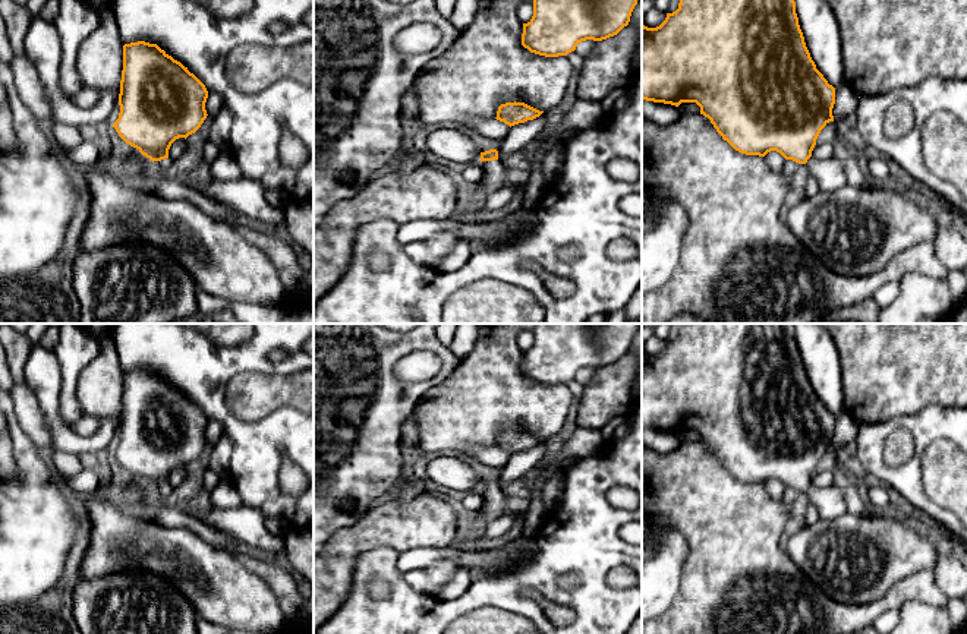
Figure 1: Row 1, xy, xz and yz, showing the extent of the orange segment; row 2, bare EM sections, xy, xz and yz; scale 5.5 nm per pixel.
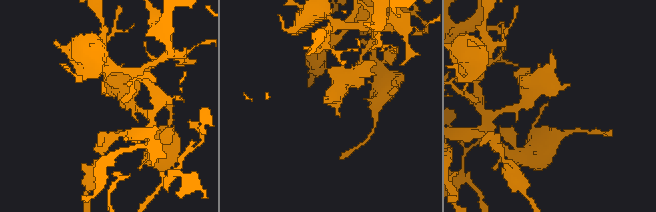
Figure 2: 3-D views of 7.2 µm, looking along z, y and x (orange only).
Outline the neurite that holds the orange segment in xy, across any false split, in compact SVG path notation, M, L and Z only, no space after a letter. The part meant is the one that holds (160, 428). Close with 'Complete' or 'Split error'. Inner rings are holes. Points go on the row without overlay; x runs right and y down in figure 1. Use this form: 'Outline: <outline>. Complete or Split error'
Outline: M138 369L123 373L120 441L113 455L126 471L163 499L173 495L173 488L168 485L171 471L195 461L207 447L207 426L205 413L157 372Z. Split error

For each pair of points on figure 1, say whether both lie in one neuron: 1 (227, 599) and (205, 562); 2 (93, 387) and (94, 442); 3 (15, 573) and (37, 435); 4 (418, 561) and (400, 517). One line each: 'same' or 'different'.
1: same
2: different
3: different
4: different

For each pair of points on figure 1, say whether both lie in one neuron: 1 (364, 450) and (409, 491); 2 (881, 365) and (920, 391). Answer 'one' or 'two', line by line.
1: two
2: one

